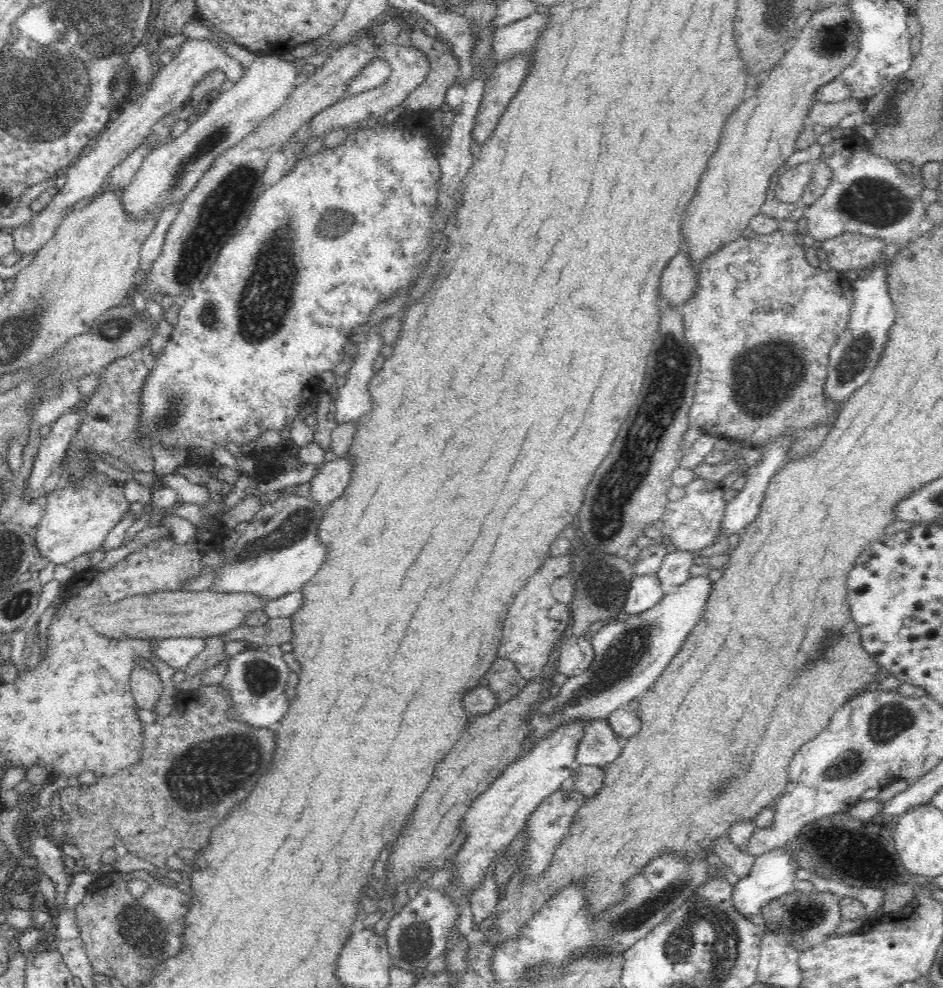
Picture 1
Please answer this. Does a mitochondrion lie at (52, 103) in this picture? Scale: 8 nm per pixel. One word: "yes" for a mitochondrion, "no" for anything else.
yes

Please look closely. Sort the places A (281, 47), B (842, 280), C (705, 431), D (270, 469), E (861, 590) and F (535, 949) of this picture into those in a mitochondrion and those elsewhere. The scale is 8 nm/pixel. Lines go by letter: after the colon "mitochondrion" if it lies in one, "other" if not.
A: other
B: other
C: other
D: other
E: other
F: other

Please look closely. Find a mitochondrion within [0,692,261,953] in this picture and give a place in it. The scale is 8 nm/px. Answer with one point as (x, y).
(186, 775)

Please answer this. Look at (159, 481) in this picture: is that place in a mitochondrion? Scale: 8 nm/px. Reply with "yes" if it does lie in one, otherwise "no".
no

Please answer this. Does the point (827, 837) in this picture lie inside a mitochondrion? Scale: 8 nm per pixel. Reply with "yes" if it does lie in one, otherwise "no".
no

